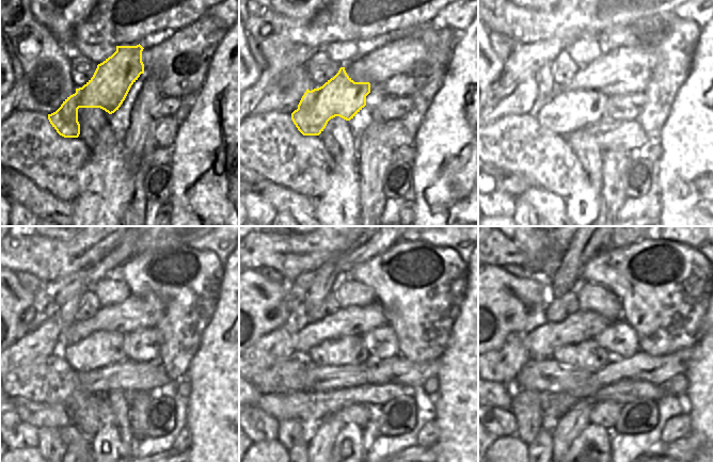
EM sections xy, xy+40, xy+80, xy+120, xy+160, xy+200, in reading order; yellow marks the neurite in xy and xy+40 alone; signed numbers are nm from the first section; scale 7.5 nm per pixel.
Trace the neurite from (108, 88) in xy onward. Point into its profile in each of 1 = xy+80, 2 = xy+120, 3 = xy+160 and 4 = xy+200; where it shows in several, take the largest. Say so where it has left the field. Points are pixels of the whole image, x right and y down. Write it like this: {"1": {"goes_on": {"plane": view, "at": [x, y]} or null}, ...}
{"1": {"goes_on": {"plane": "xy+80", "at": [565, 111]}}, "2": {"goes_on": {"plane": "xy+120", "at": [103, 348]}}, "3": {"goes_on": {"plane": "xy+160", "at": [347, 350]}}, "4": {"goes_on": {"plane": "xy+200", "at": [589, 355]}}}

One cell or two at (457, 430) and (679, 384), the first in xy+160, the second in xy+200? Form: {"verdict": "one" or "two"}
{"verdict": "two"}

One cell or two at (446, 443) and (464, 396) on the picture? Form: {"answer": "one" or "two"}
{"answer": "one"}

